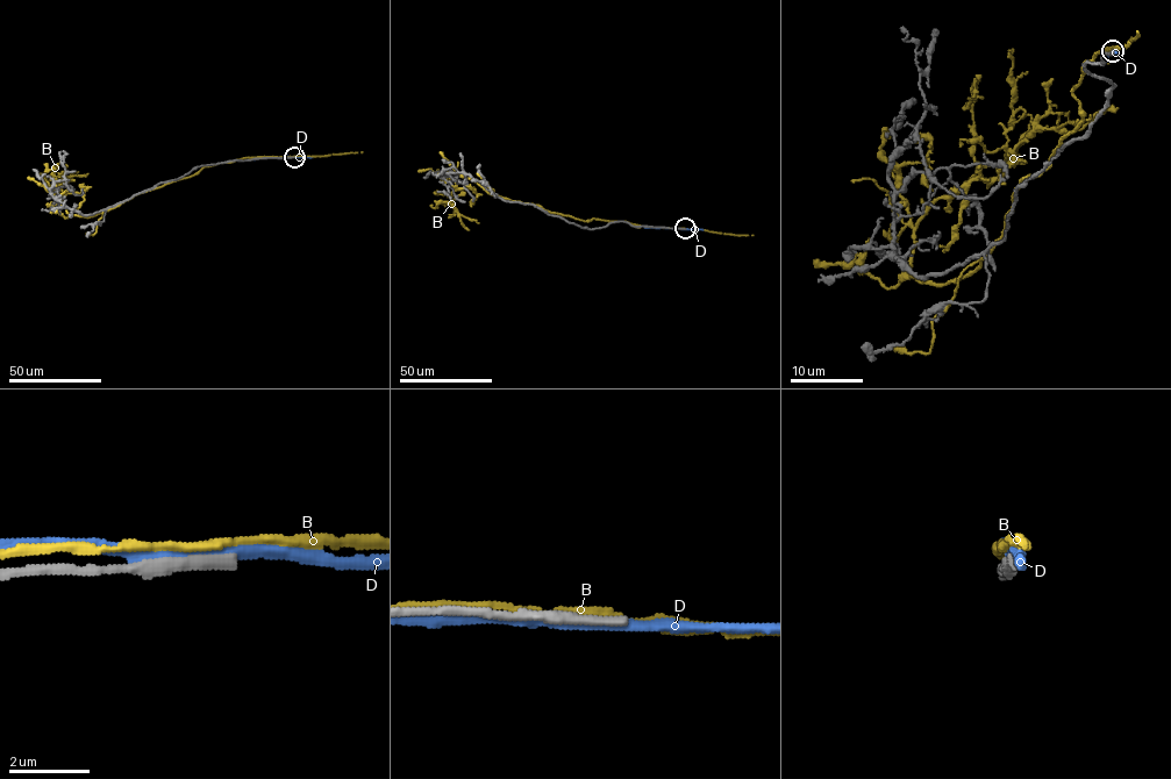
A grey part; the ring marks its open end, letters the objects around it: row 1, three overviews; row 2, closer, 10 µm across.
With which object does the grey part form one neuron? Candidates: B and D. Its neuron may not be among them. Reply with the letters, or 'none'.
none

